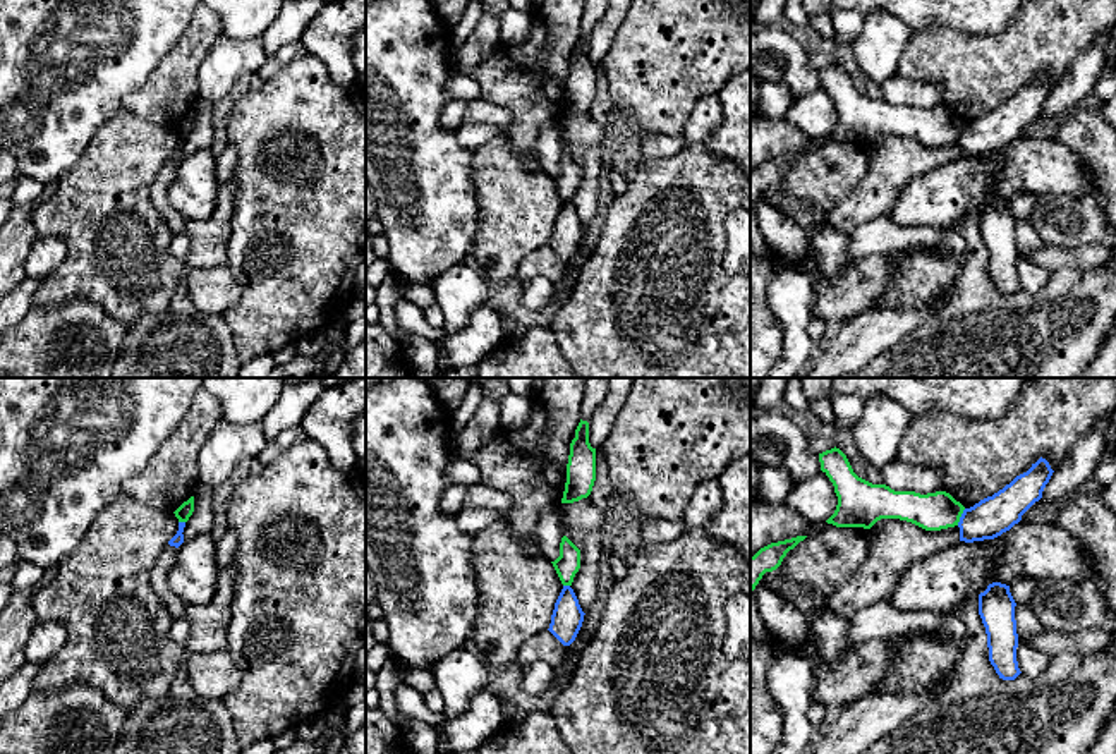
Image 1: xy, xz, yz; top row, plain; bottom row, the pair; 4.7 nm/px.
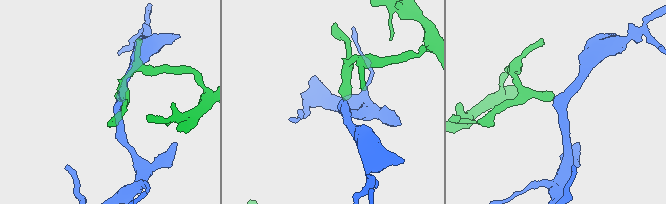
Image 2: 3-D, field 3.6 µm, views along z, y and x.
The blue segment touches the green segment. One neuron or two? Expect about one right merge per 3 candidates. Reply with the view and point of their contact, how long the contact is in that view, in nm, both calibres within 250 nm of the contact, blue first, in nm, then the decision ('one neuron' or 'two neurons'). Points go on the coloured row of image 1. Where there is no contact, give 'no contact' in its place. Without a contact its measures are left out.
yz (960, 517) | 90 nm | 190/180 nm | two neurons

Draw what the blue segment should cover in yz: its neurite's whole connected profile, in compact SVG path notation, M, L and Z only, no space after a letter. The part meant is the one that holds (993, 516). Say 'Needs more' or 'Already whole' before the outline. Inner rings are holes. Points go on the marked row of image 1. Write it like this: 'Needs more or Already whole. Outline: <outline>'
Already whole. Outline: M1040 457L1027 472L1016 476L1003 489L965 508L958 522L960 541L994 539L1010 531L1042 498L1052 472L1049 462Z

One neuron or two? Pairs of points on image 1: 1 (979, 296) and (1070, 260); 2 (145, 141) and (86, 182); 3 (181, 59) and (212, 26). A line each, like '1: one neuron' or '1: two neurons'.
1: two neurons
2: one neuron
3: one neuron

